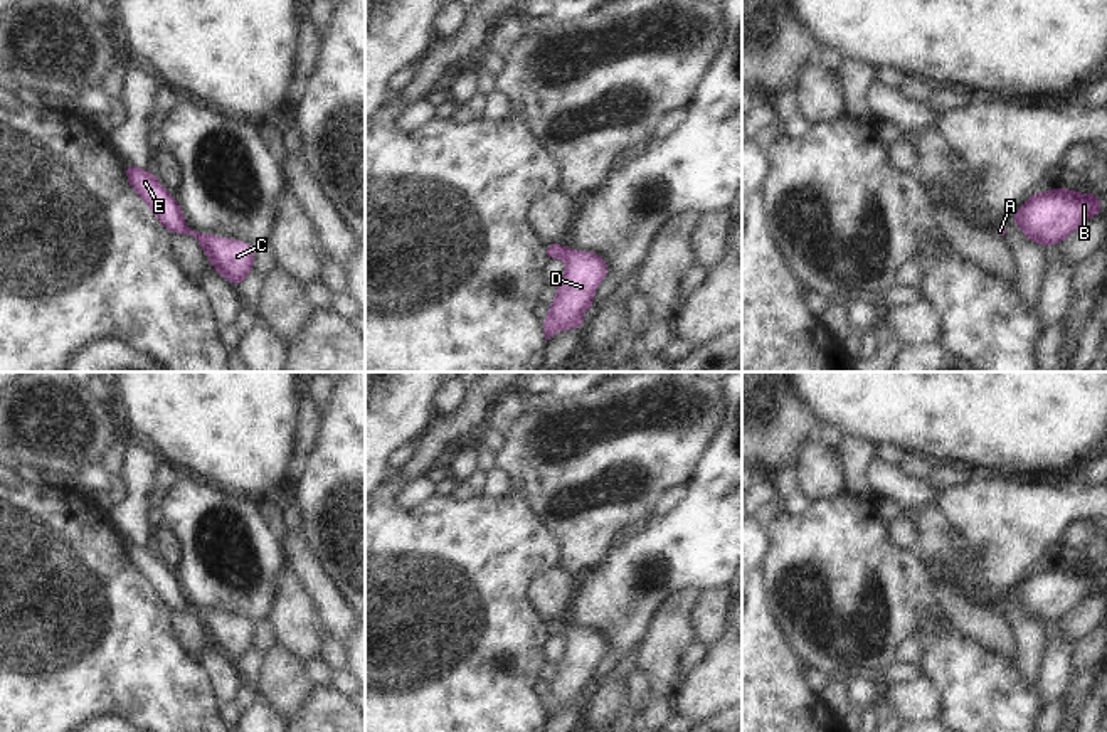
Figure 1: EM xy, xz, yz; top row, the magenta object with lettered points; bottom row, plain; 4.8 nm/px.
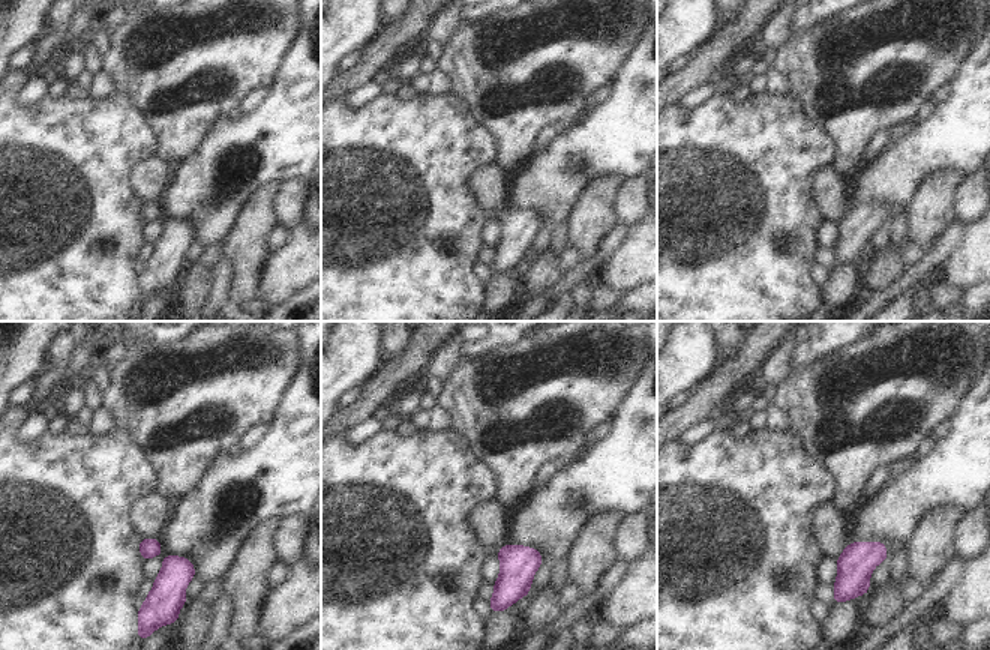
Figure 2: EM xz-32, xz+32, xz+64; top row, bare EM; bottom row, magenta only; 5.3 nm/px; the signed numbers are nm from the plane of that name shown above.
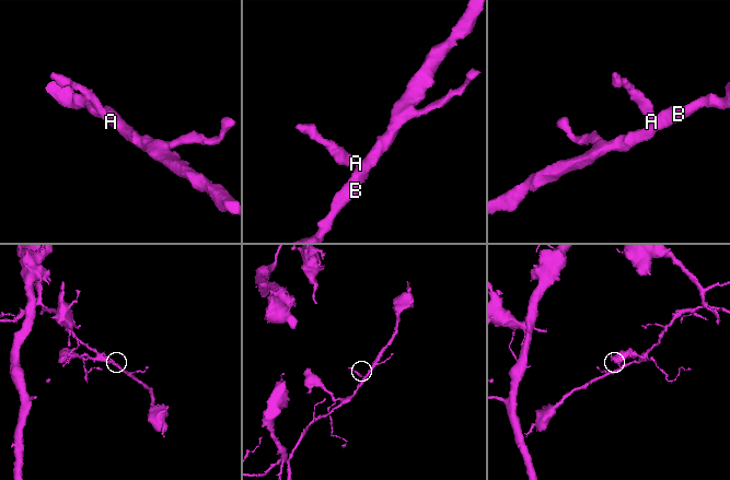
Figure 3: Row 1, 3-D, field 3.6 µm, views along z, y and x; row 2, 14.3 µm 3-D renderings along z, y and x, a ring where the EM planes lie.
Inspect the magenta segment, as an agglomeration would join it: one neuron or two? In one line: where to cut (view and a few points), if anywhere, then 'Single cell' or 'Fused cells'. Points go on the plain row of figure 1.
No split. Single cell

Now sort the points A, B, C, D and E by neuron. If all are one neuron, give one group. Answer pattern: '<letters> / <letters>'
A B C D E

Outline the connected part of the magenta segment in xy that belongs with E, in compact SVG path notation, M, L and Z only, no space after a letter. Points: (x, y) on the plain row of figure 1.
M126 542L126 554L136 570L150 582L156 596L170 607L193 613L207 629L210 641L236 665L252 648L254 624L214 611L200 611L187 604L177 577L162 564L153 550Z

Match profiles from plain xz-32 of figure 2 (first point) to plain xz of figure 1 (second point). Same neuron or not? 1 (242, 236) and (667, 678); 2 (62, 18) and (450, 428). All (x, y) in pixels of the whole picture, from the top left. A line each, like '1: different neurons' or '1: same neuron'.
1: same neuron
2: different neurons

